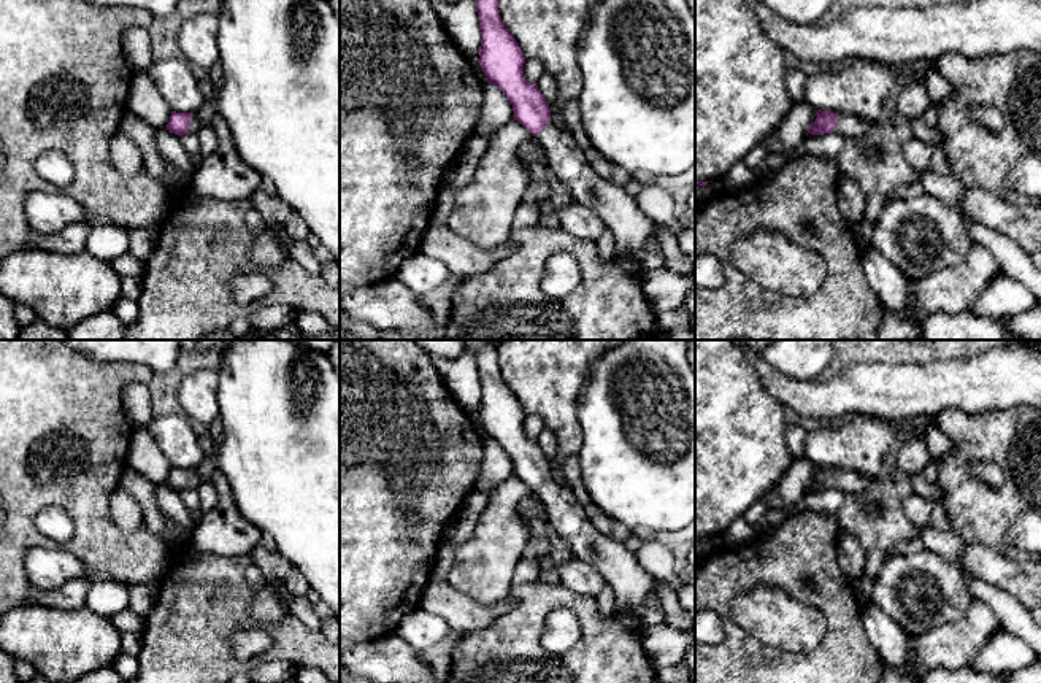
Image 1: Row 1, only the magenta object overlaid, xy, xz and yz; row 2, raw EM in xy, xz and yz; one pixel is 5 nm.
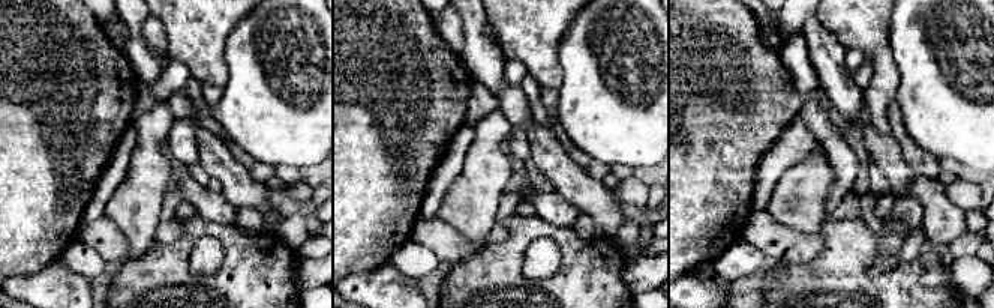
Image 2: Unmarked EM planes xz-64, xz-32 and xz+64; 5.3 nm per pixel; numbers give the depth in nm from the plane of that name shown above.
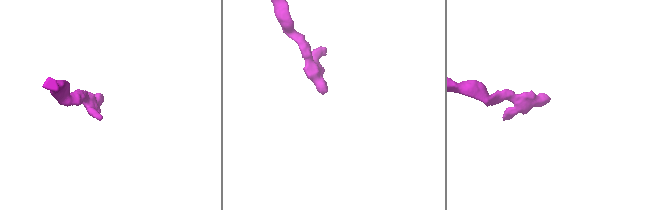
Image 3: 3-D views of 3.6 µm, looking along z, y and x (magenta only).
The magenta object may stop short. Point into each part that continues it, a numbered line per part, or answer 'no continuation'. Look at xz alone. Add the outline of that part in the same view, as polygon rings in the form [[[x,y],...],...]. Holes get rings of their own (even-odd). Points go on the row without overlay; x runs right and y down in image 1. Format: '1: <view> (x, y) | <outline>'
1: xz (632, 585) | [[[549,478],[536,496],[544,507],[546,523],[567,542],[573,556],[595,567],[616,596],[616,610],[635,612],[654,592],[654,578],[638,564],[625,543],[603,535],[587,518],[568,486]]]

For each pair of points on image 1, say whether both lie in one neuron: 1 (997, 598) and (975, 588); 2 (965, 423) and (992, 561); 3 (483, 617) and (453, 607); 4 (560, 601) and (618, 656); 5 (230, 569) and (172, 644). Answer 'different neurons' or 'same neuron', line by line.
1: same neuron
2: different neurons
3: same neuron
4: same neuron
5: same neuron

